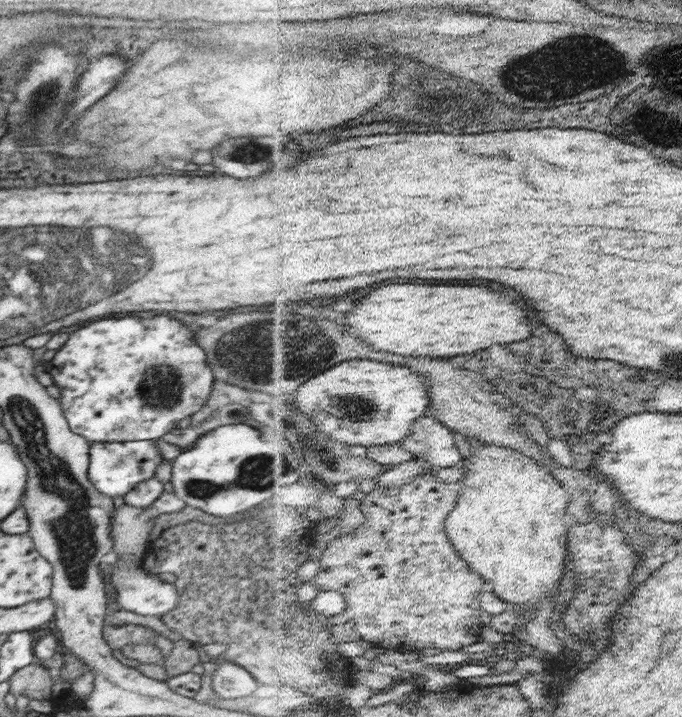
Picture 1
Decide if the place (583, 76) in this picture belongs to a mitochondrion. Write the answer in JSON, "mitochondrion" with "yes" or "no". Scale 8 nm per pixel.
{"mitochondrion":"yes"}

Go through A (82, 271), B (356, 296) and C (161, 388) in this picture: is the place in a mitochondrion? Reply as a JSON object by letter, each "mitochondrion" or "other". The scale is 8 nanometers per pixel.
{"A":"mitochondrion","B":"other","C":"mitochondrion"}

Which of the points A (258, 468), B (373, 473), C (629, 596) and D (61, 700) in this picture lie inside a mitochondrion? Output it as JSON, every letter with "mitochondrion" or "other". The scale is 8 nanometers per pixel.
{"A":"mitochondrion","B":"other","C":"other","D":"other"}

